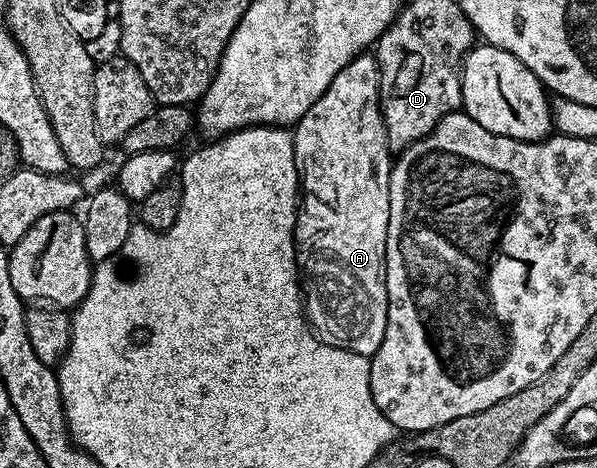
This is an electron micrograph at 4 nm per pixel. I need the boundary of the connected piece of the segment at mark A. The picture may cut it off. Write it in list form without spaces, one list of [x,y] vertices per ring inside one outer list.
[[[370,54],[355,57],[336,78],[332,78],[332,86],[324,90],[324,94],[310,107],[308,114],[299,118],[292,128],[294,134],[294,160],[298,163],[298,179],[300,181],[300,203],[298,221],[294,227],[294,253],[298,256],[298,274],[300,291],[304,297],[304,311],[307,321],[315,333],[324,341],[337,348],[355,352],[364,357],[371,357],[380,350],[380,342],[384,338],[384,326],[388,322],[388,294],[386,293],[386,239],[388,238],[388,210],[390,209],[390,169],[392,167],[392,149],[386,137],[386,127],[382,117],[380,102],[380,70],[377,59]]]

